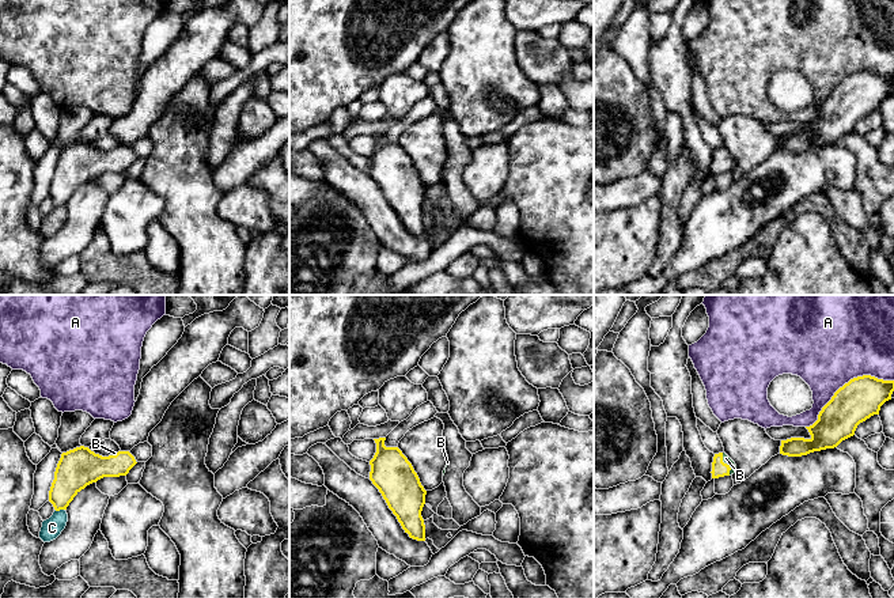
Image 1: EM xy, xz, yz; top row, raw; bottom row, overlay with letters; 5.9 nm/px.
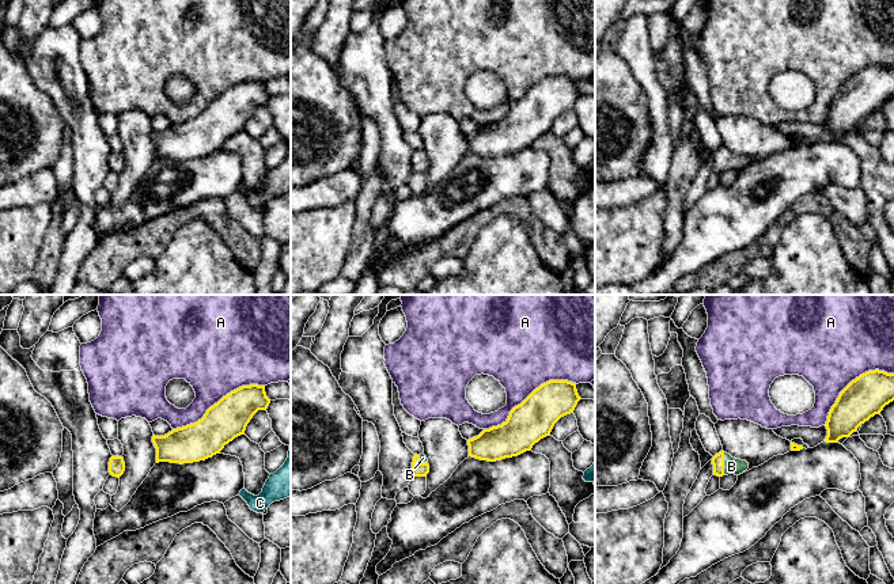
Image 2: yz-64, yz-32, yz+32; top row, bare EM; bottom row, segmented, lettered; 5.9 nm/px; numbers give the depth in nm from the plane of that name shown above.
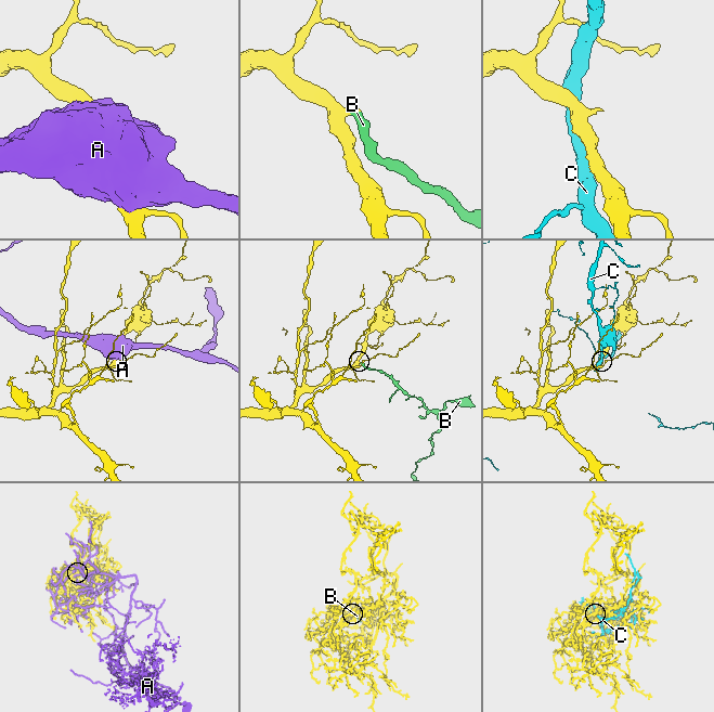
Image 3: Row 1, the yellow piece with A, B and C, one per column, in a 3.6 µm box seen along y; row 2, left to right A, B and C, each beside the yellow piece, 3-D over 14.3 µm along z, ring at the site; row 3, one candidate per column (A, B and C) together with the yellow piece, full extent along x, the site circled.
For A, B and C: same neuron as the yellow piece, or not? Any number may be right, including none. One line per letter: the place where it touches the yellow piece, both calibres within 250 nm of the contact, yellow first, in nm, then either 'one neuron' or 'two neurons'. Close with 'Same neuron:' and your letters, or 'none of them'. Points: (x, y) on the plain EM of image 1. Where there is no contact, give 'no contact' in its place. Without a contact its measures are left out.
A: yz (845, 79) | 240/480 nm | two neurons
B: yz (726, 159) | 100/50 nm | one neuron
C: xy (60, 204) | 220/120 nm | two neurons
Same neuron: B

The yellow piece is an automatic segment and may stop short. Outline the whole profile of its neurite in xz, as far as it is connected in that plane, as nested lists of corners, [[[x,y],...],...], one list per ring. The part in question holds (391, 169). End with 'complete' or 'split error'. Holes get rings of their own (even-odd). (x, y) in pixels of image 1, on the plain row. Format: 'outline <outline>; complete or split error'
outline [[[386,133],[374,136],[376,148],[370,156],[370,175],[379,185],[405,228],[413,235],[425,236],[421,207],[427,186],[398,143],[386,143]]]; complete

